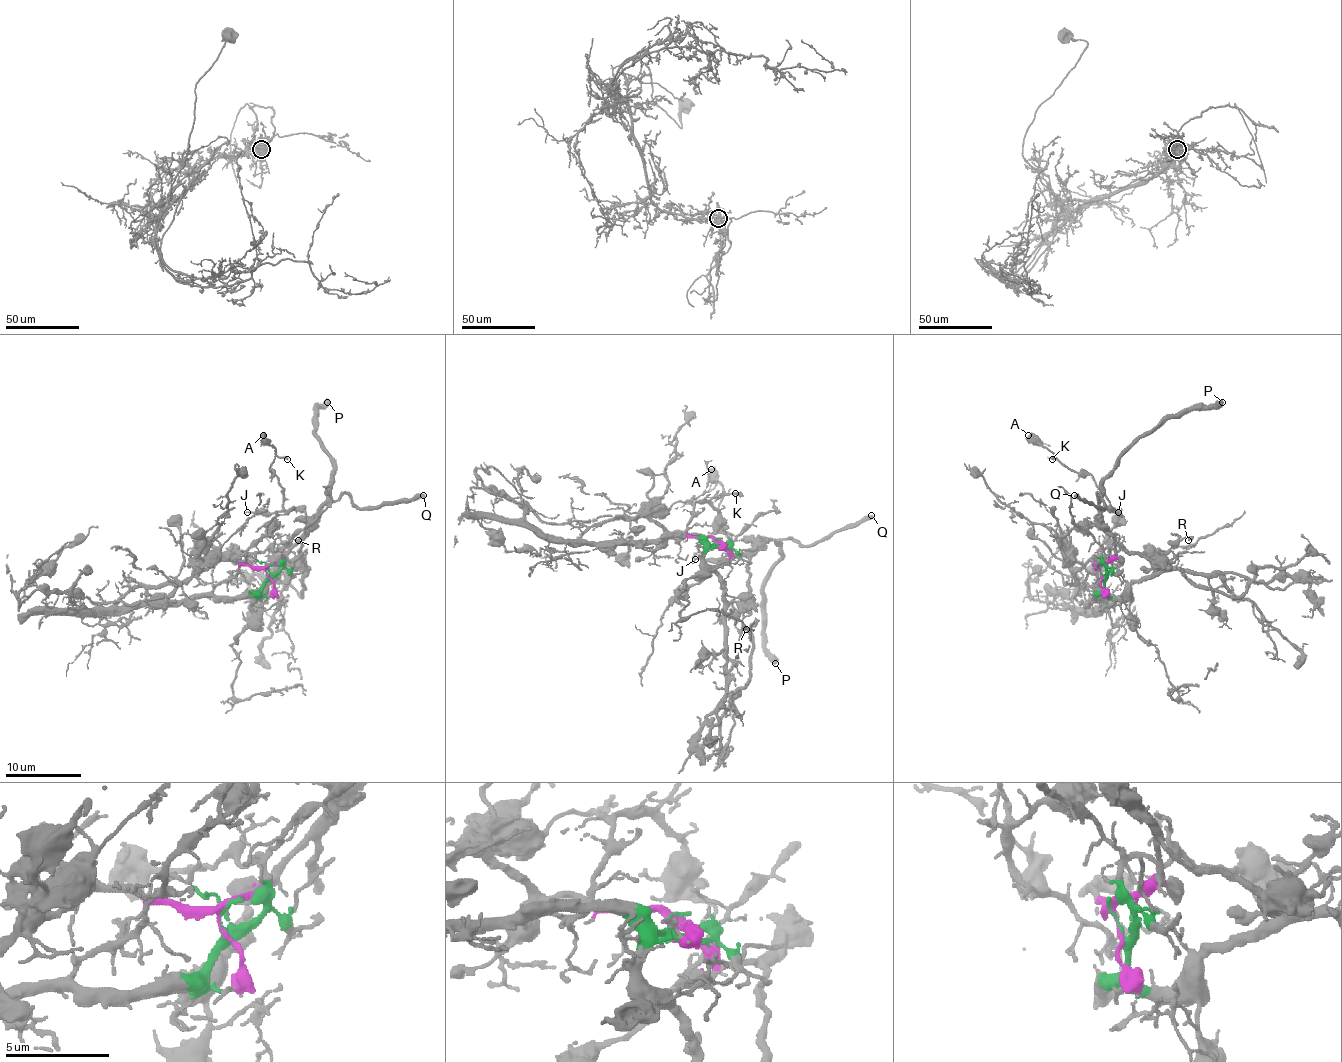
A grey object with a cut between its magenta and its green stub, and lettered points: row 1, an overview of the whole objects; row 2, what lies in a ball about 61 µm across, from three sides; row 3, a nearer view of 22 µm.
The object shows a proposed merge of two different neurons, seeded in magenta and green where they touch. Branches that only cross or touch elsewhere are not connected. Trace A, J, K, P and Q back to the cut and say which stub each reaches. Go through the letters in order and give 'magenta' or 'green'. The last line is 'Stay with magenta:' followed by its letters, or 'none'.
A: magenta
J: magenta
K: magenta
P: magenta
Q: magenta
Stay with magenta: A, J, K, P, Q

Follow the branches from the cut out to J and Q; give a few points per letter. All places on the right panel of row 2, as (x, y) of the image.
J: (1100, 573), (1100, 567), (1115, 552), (1115, 540), (1100, 521), (1104, 512), (1113, 508), (1119, 512)
Q: (1100, 573), (1100, 567), (1115, 552), (1115, 539), (1100, 512), (1098, 493), (1104, 508), (1073, 495)

